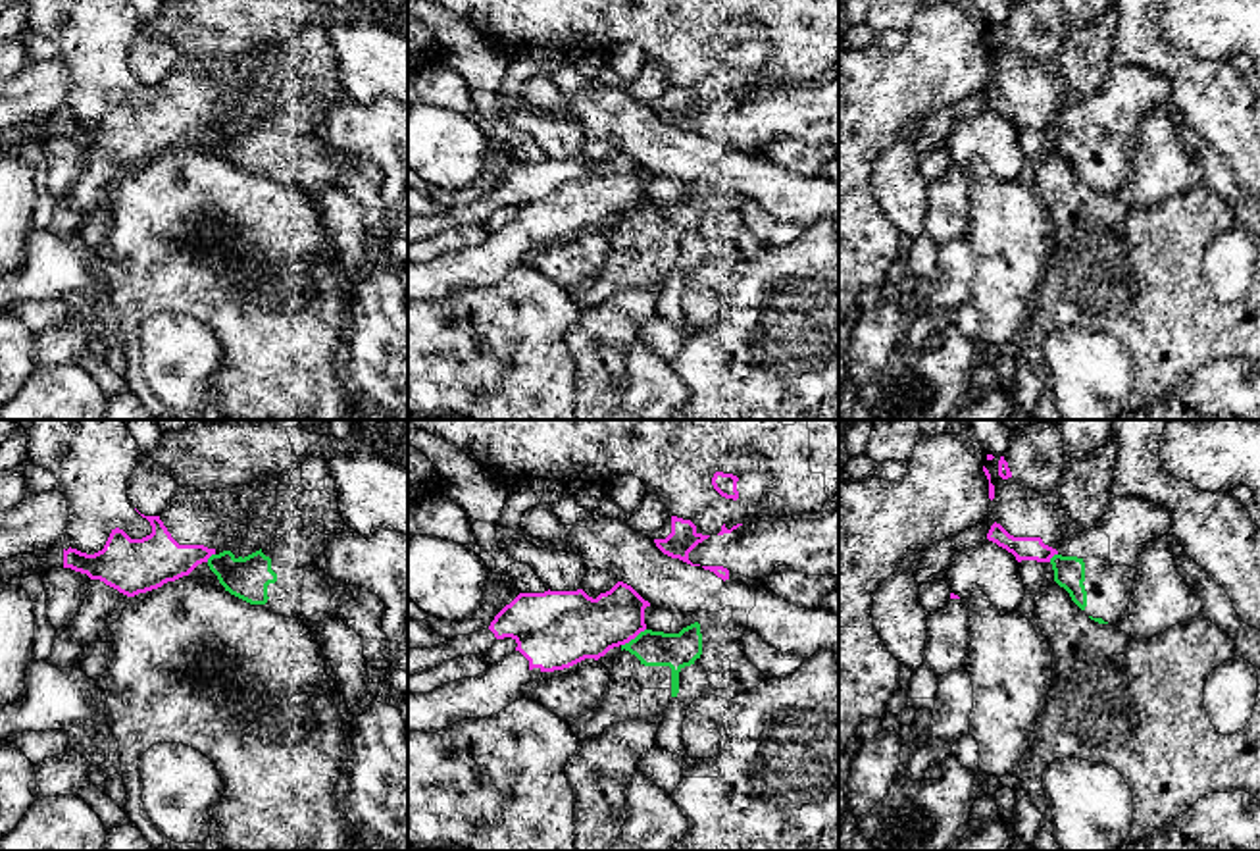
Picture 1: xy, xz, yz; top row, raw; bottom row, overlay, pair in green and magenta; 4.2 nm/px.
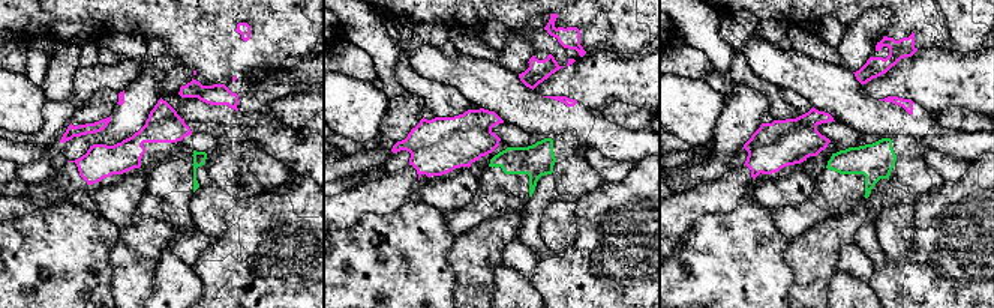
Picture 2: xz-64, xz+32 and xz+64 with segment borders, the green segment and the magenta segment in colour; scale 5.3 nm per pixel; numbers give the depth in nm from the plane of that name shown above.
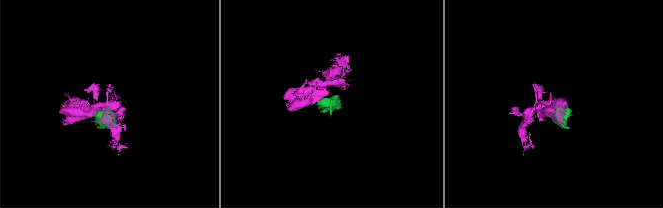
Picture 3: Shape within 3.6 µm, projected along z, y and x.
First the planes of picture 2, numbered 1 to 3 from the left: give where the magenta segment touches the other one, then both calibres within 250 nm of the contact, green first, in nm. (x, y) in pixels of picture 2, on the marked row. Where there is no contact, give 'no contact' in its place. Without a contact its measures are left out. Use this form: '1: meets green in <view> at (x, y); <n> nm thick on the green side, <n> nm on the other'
1: no contact
2: no contact
3: no contact

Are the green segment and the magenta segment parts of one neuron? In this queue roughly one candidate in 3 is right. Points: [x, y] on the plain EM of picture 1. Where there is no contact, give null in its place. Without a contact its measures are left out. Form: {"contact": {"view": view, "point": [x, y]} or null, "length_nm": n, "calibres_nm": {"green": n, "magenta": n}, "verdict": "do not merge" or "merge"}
{"contact": {"view": "xz", "point": [635, 206]}, "length_nm": 130, "calibres_nm": {"green": 150, "magenta": 280}, "verdict": "do not merge"}

